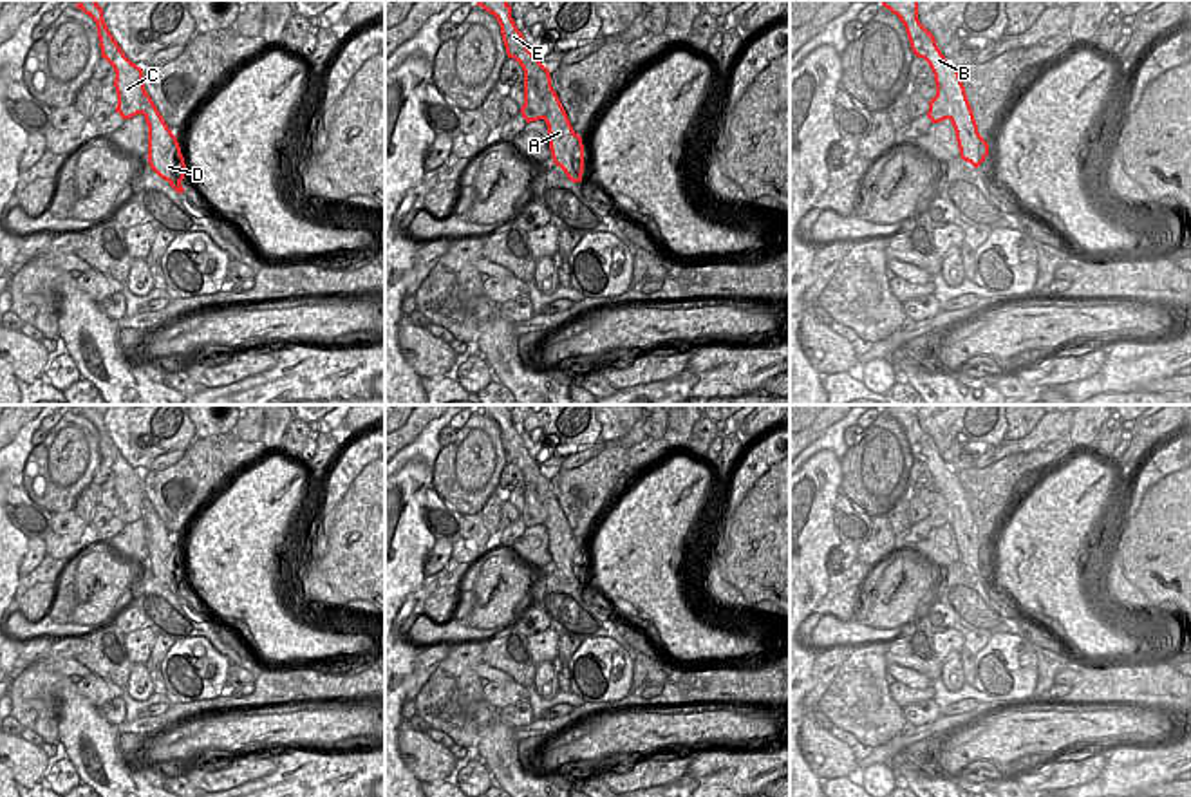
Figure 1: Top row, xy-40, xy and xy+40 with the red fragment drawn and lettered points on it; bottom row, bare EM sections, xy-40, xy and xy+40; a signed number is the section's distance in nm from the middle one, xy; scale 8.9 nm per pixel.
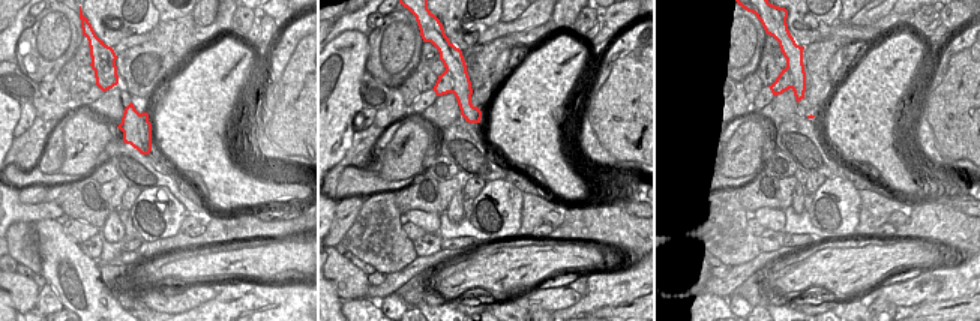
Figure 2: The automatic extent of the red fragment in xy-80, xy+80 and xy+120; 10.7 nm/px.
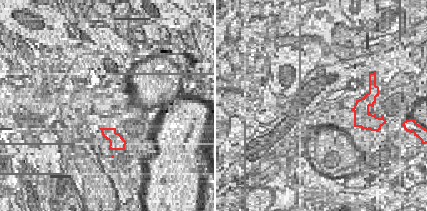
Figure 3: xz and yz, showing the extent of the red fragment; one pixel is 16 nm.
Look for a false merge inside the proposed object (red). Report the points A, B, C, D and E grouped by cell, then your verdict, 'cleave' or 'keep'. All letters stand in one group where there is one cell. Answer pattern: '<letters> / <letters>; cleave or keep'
A B D E / C; cleave

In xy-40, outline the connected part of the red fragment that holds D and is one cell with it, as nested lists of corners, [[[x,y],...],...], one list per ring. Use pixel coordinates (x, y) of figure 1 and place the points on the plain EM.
[[[143,501],[143,520],[148,530],[148,569],[170,591],[183,598],[186,569],[177,542],[172,539],[152,502]]]

